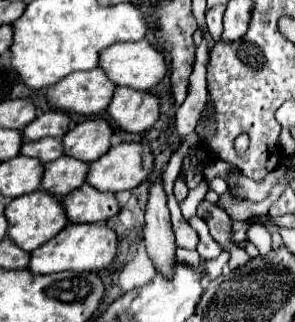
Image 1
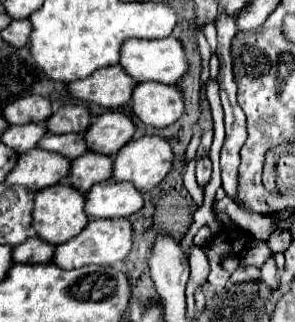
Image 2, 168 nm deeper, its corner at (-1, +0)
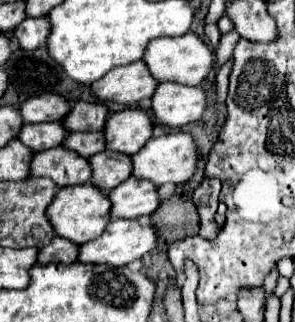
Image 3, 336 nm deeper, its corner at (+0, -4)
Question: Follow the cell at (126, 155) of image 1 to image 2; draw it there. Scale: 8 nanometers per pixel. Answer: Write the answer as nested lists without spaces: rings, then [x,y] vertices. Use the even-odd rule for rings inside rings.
[[[142,136],[130,140],[122,152],[114,156],[114,178],[132,182],[136,188],[160,184],[172,170],[172,146],[160,136]]]

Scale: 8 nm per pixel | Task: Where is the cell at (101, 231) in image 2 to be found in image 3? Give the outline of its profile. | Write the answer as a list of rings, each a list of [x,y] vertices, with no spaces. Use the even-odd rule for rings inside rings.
[[[111,220],[103,234],[95,240],[89,240],[79,246],[77,262],[83,264],[109,264],[109,266],[125,266],[137,258],[141,258],[145,252],[155,248],[155,228],[153,226],[141,226],[137,220]]]

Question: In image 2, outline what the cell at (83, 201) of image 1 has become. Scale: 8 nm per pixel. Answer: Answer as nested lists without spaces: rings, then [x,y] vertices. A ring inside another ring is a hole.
[[[106,180],[86,192],[86,212],[90,218],[126,218],[144,206],[144,196],[130,182]]]

